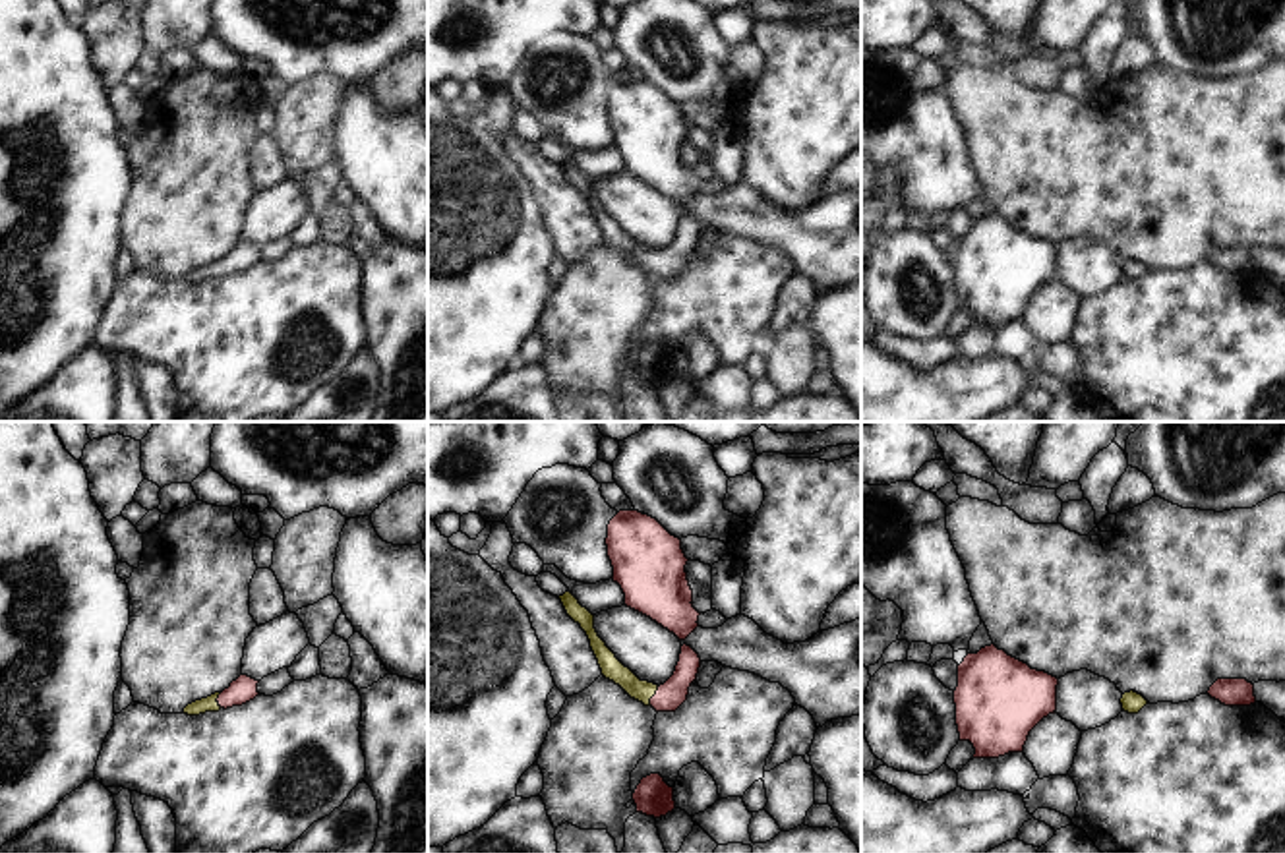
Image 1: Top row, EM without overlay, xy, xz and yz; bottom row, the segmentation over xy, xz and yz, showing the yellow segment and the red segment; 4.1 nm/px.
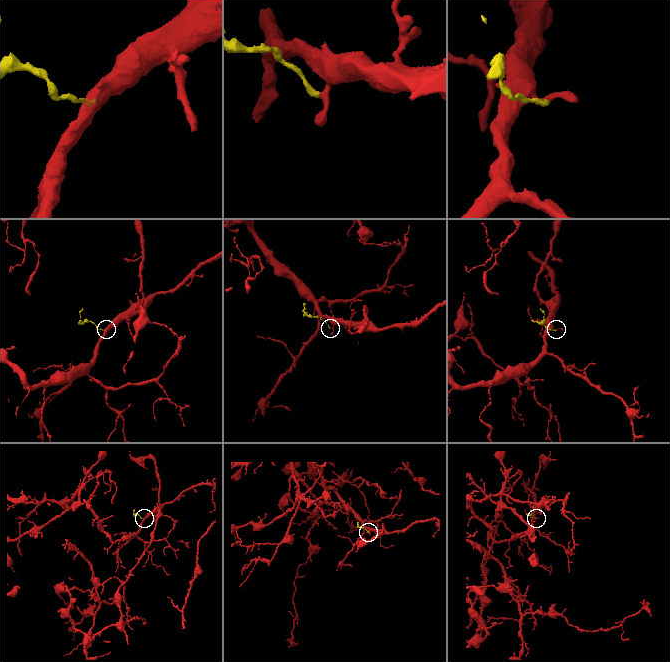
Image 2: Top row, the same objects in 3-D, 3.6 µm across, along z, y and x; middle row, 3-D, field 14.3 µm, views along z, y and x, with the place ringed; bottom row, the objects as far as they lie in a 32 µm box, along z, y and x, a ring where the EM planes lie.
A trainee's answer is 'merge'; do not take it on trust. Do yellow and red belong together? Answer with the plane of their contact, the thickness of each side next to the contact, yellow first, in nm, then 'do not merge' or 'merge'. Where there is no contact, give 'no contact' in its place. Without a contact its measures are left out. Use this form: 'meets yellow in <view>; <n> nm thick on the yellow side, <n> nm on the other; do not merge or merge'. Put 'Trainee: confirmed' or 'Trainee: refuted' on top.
Trainee: confirmed
meets yellow in xz; 90 nm thick on the yellow side, 120 nm on the other; merge

